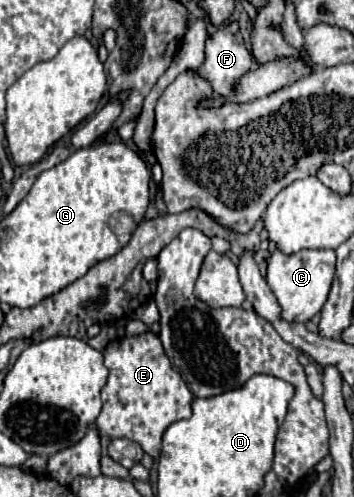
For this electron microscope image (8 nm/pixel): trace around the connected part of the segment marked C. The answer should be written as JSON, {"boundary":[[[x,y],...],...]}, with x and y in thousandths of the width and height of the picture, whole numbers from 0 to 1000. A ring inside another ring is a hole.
{"boundary":[[[780,503],[757,527],[751,567],[797,616],[797,640],[808,648],[825,648],[825,644],[831,648],[870,648],[887,632],[898,632],[927,600],[927,588],[932,588],[932,575],[944,563],[944,543],[949,543],[949,507],[944,503],[847,503],[819,515]]]}

